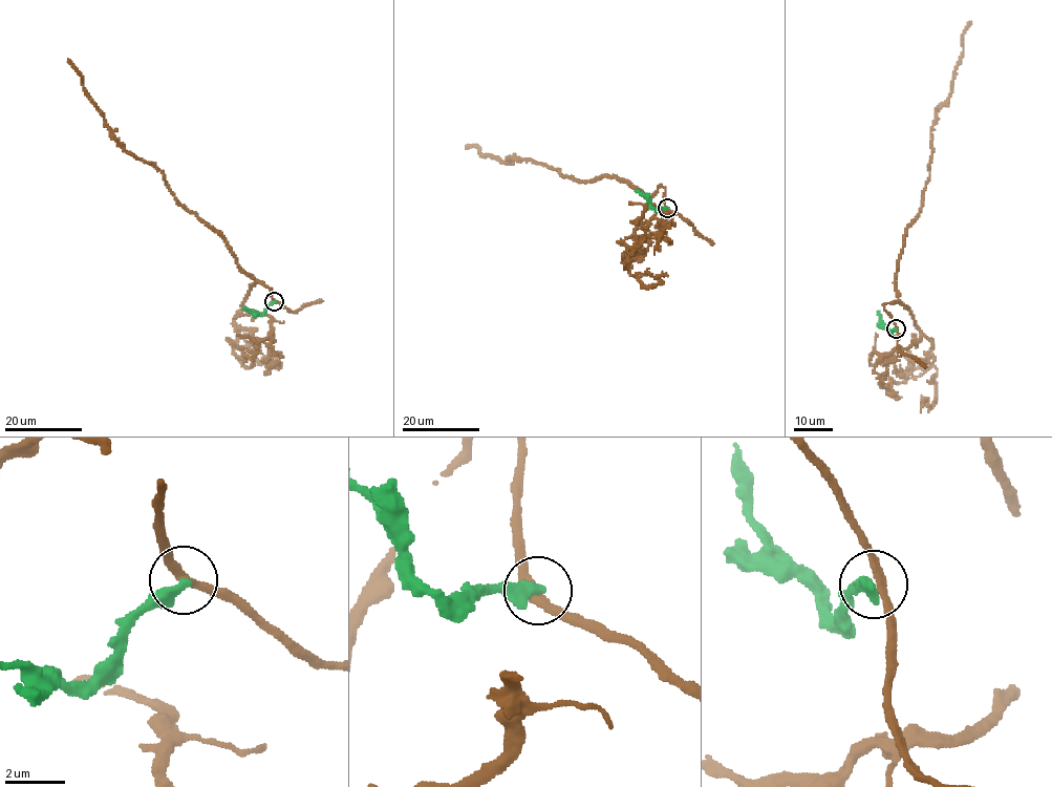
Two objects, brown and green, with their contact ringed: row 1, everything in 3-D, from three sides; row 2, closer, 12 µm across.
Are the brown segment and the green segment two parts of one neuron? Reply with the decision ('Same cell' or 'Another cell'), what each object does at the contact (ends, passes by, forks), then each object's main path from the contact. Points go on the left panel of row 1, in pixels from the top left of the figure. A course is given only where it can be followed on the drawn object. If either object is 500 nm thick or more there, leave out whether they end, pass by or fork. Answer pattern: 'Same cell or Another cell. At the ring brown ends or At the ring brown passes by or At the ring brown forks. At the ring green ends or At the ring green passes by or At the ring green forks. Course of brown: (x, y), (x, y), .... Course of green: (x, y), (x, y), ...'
Another cell. At the ring brown passes by. At the ring green ends. Course of brown: (275, 300), (271, 289), (239, 267), (227, 241), (176, 199), (162, 172), (120, 144), (67, 59). Course of green: (275, 300), (260, 314), (242, 307)

